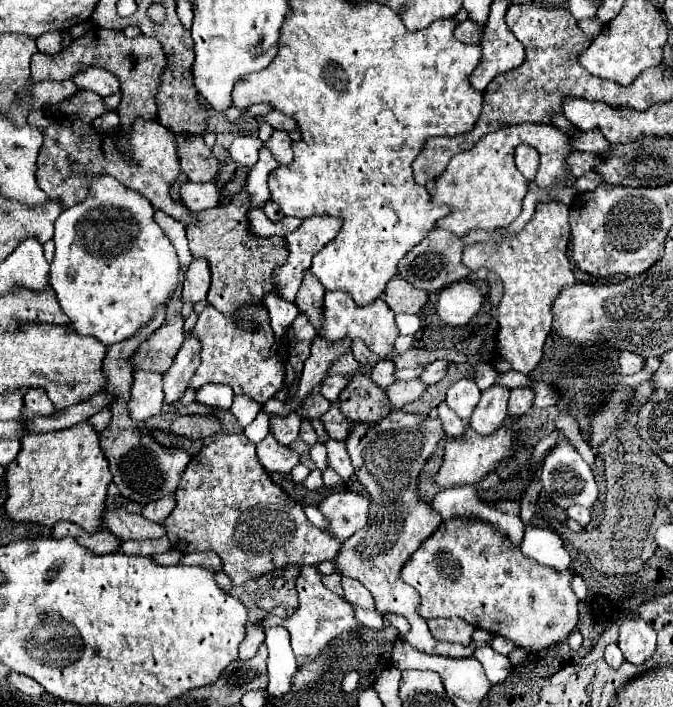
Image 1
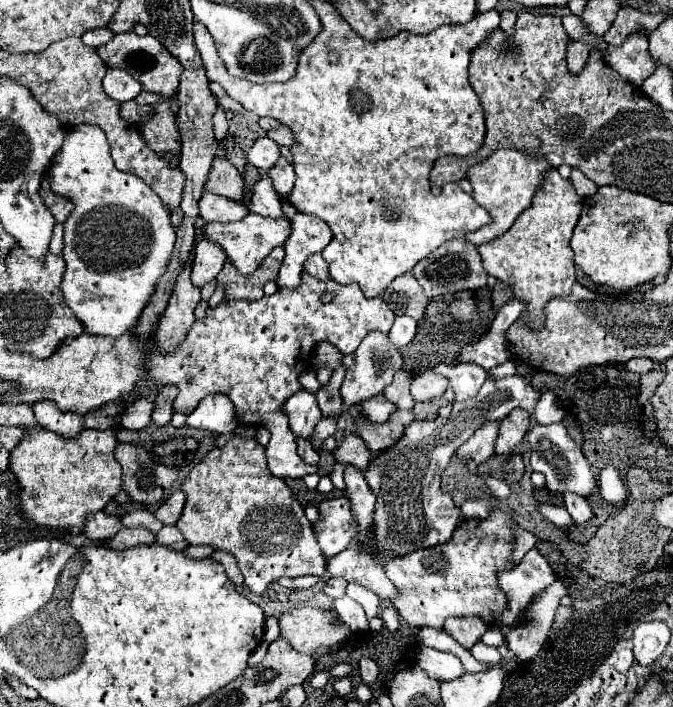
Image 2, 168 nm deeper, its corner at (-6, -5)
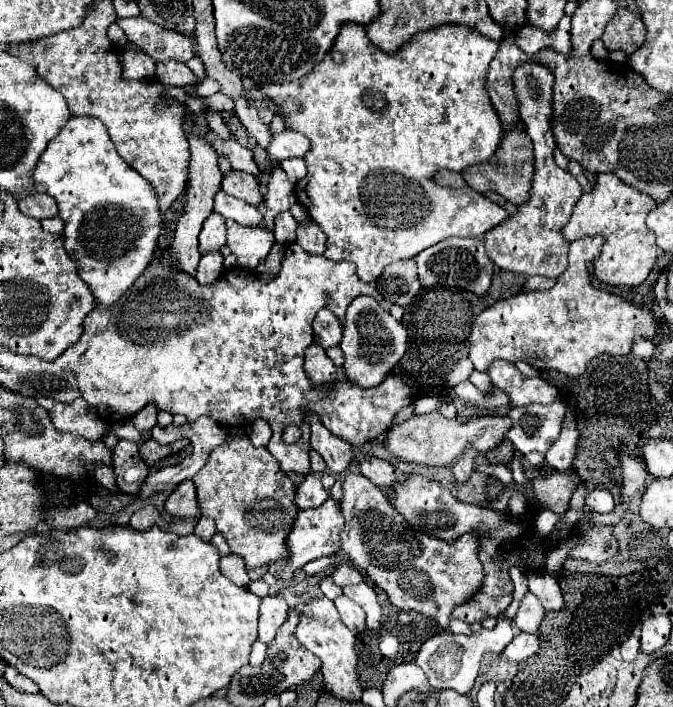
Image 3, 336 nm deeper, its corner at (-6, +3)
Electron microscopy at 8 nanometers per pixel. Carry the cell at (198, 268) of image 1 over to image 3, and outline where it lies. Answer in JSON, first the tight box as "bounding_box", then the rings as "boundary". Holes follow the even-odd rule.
{"bounding_box":[199,213,225,255],"boundary":[[[211,213],[199,235],[199,253],[205,255],[211,251],[219,251],[223,245],[225,245],[225,219],[219,217],[217,213]]]}

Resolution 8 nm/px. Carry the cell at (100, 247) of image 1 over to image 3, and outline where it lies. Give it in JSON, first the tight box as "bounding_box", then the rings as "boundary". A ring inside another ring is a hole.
{"bounding_box":[33,117,163,307],"boundary":[[[71,117],[39,157],[33,179],[35,191],[55,197],[59,205],[59,217],[65,221],[65,251],[75,261],[81,281],[89,285],[99,307],[115,305],[155,257],[157,239],[163,231],[163,213],[155,187],[119,157],[105,125],[95,117]]]}

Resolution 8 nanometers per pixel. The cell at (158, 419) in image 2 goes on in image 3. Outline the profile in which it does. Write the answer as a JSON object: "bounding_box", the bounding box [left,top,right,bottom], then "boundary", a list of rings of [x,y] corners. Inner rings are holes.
{"bounding_box":[131,403,159,433],"boundary":[[[147,403],[137,415],[133,415],[131,421],[133,421],[135,427],[143,433],[143,431],[149,431],[151,427],[157,425],[157,413],[159,413],[157,405],[155,405],[155,403]]]}

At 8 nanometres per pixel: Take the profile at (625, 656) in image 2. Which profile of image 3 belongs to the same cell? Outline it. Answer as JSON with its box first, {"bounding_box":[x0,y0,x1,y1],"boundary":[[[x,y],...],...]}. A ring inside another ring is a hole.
{"bounding_box":[621,635,639,661],"boundary":[[[631,635],[631,637],[621,645],[621,657],[623,657],[623,661],[633,661],[633,659],[637,657],[637,653],[639,653],[639,639]]]}

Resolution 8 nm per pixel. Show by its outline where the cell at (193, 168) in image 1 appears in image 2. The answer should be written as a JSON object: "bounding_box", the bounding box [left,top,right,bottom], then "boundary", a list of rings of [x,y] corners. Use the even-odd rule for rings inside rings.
{"bounding_box":[205,157,243,201],"boundary":[[[217,157],[211,167],[211,175],[207,177],[205,191],[227,197],[231,201],[243,199],[243,177],[225,157]]]}

